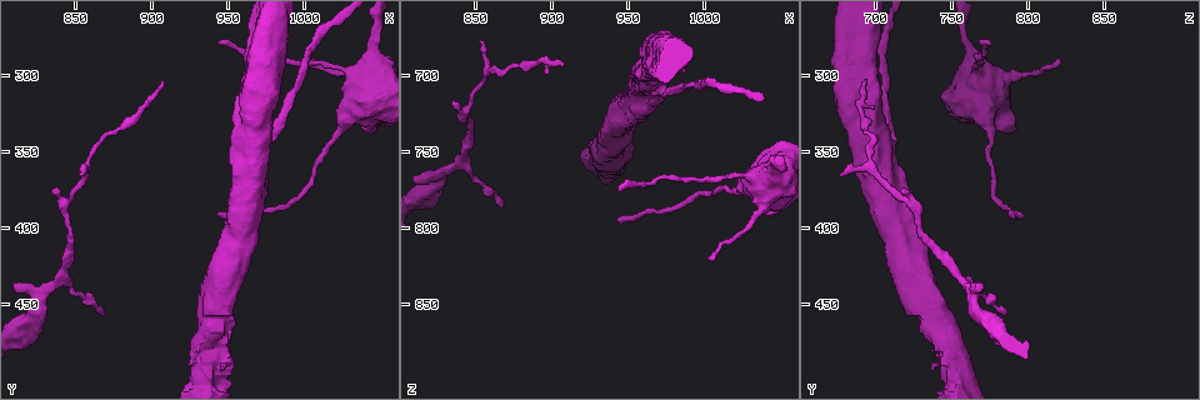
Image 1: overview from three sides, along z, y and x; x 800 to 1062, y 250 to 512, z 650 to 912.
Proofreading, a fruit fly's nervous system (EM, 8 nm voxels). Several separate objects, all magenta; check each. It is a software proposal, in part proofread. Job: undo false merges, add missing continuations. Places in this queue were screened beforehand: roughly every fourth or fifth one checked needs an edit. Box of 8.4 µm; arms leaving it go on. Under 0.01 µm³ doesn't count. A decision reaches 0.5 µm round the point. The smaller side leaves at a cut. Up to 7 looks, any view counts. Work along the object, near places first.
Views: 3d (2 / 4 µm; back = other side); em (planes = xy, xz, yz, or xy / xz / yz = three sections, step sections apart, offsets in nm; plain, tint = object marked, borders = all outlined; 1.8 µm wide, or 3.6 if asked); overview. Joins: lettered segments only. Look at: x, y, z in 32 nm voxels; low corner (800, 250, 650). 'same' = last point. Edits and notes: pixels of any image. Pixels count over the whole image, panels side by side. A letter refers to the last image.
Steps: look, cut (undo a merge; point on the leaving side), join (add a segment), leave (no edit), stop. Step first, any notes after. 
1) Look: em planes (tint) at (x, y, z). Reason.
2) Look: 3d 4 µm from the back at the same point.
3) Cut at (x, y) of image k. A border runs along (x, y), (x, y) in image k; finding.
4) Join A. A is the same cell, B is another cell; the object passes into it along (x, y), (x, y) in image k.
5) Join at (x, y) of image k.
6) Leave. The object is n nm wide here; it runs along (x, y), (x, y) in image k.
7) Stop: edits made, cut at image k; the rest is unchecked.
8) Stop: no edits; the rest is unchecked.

Look: 3d 2 µm at (942, 390, 792). Thin end.

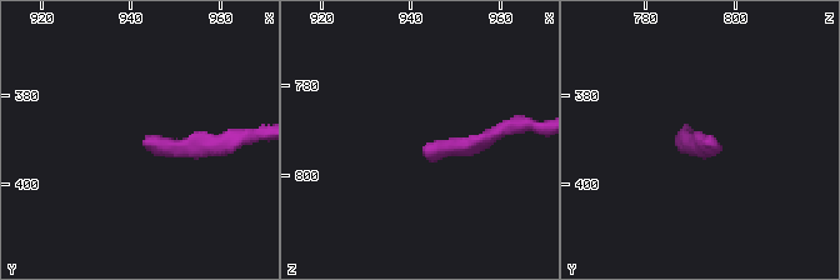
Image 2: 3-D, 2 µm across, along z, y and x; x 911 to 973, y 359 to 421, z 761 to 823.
Look: em yz step 8 (tint) at (943, 391, 793). Need the tissue.

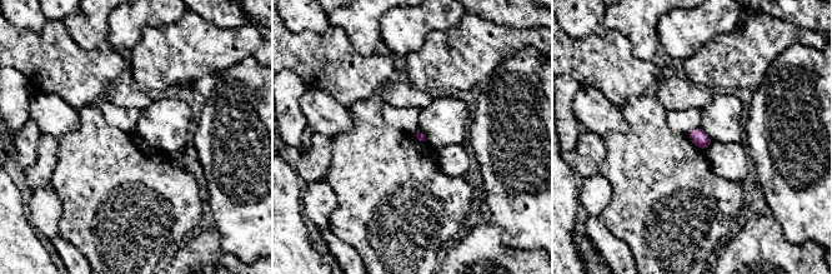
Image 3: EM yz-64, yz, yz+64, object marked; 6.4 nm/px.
Look: em planes (borders) at the same point. Another direction.

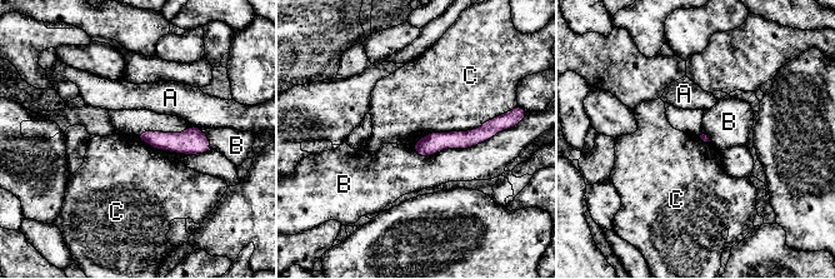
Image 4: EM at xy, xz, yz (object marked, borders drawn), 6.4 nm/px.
Leave. The longest contact is with C, 600 nm; A, B and C are other cells; it runs along (491, 133), (418, 148) in image 4; none of them fits.

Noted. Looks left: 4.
Look: em yz step 8 (tint) at (836, 436, 758). Abrupt turn.

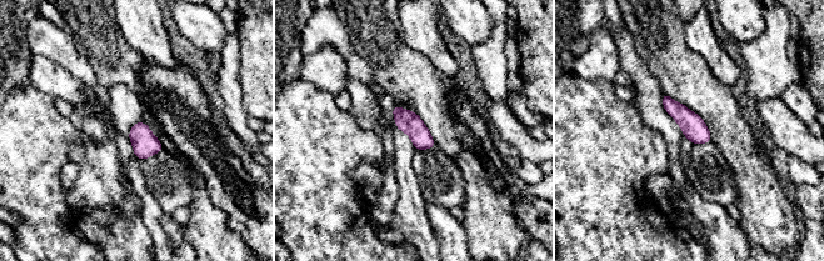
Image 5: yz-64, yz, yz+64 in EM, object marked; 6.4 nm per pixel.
Look: em xz step 4 (tint) at the same point.

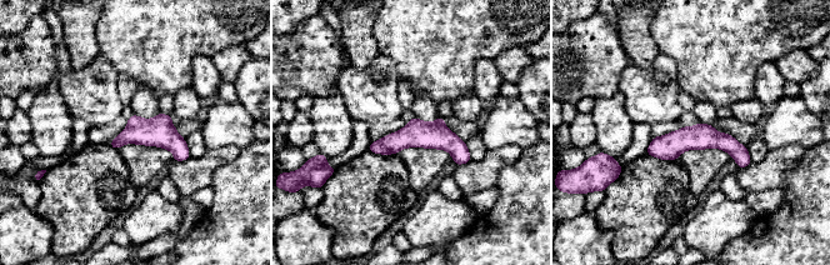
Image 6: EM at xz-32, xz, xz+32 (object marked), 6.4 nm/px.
Look: em xz step 4 (borders) at the same point. What lies round it.

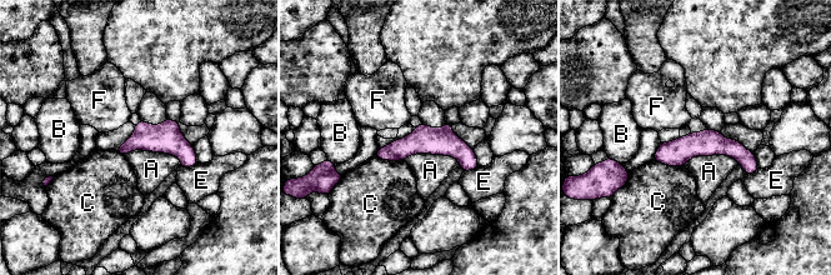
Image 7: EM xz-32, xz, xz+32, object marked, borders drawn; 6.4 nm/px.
Leave. A, B, C, E and F are other cells; a border runs along (124, 155), (164, 151), (181, 164) in image 7; continuous, no second neuron.

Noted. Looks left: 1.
Look: em planes (borders) at (908, 304, 692). Branch stops here.

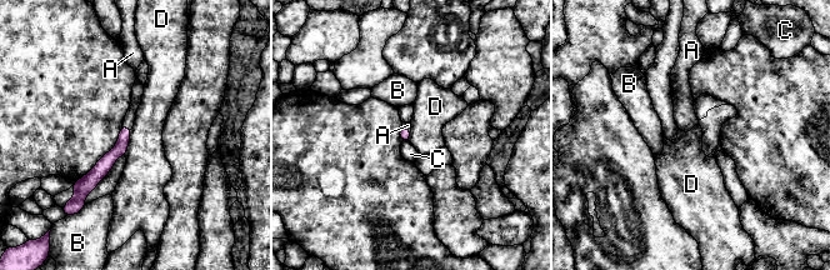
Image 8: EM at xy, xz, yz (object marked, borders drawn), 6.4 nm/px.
Join A. A is the same cell, B, C and D are other cells; the object passes into it along (120, 149), (125, 126), (138, 90) in image 8; it goes on there.

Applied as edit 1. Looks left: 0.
Stop: edits made, join at image 8; the rest is unchecked.

